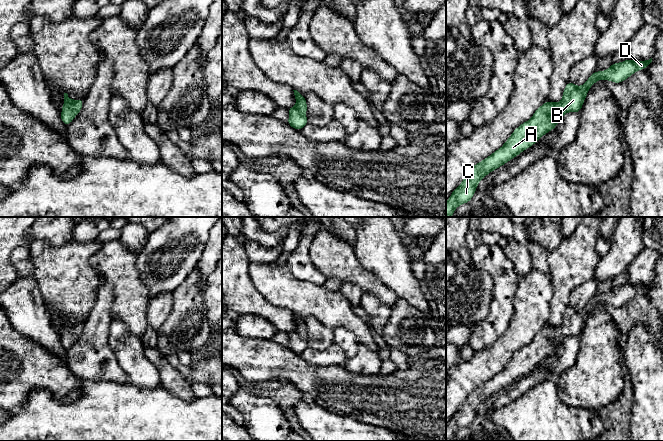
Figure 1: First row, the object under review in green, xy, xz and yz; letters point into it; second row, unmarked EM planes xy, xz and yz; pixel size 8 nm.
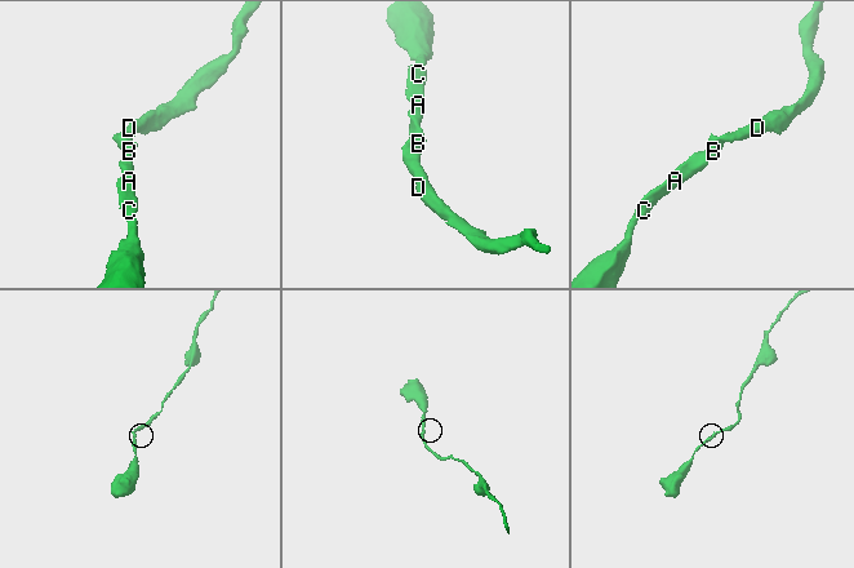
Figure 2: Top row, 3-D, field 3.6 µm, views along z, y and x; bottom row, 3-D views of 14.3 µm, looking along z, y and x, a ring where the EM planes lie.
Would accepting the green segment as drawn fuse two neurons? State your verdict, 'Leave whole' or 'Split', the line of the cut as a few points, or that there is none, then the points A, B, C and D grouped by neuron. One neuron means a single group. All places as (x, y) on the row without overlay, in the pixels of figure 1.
Leave whole. No split. Groups: A B C D

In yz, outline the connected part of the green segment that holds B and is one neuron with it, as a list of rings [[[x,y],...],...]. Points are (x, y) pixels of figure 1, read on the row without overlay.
[[[652,282],[645,285],[627,283],[621,287],[612,287],[611,291],[602,296],[595,295],[588,304],[578,311],[568,306],[560,326],[547,325],[540,330],[532,342],[516,352],[504,369],[486,383],[474,389],[462,407],[452,416],[446,426],[446,441],[451,441],[454,434],[463,427],[468,427],[477,412],[479,405],[493,394],[499,392],[516,381],[525,373],[535,368],[544,358],[553,354],[567,336],[579,337],[590,311],[599,303],[620,307],[636,295],[646,293]]]

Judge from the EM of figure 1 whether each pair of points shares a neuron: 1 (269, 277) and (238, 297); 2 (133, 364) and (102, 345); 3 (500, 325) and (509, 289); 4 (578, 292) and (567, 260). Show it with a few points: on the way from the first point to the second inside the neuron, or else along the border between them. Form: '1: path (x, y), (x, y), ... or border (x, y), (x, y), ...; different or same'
1: border (249, 263), (249, 275), (254, 287), (271, 303); different
2: border (108, 329), (111, 349), (118, 364), (125, 372); different
3: path (500, 316), (503, 298); same
4: border (592, 278), (572, 289), (569, 304); different

